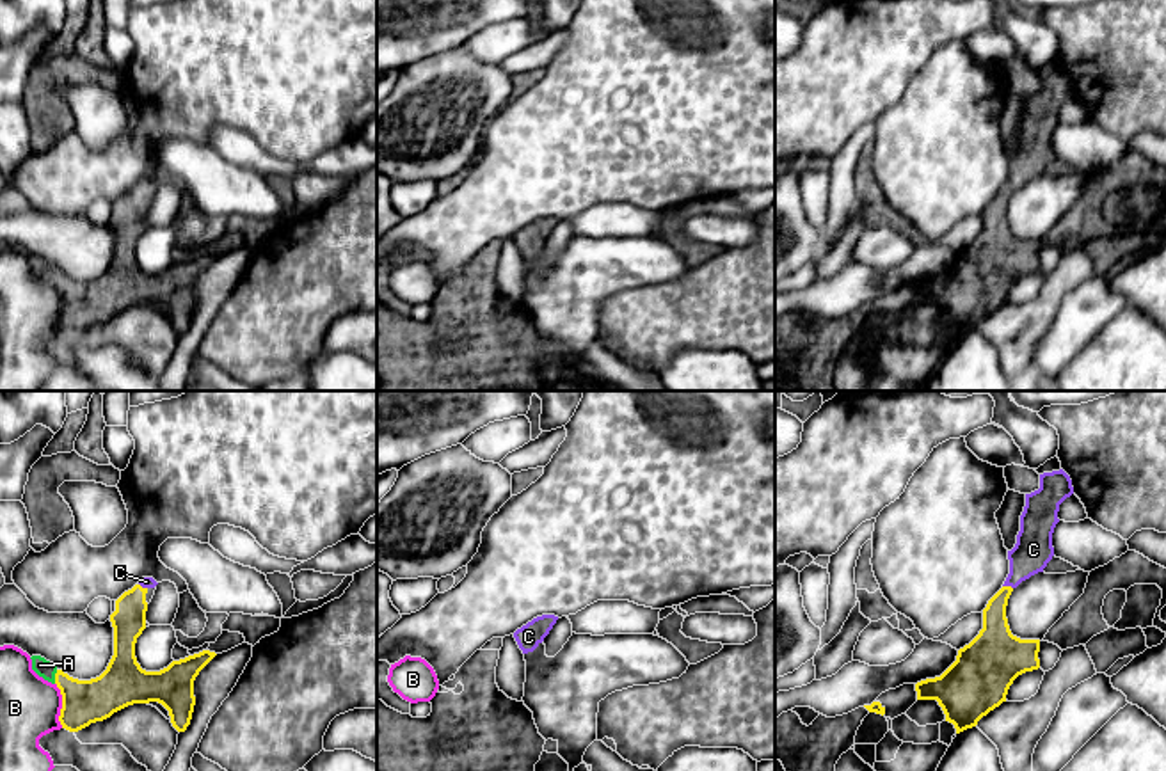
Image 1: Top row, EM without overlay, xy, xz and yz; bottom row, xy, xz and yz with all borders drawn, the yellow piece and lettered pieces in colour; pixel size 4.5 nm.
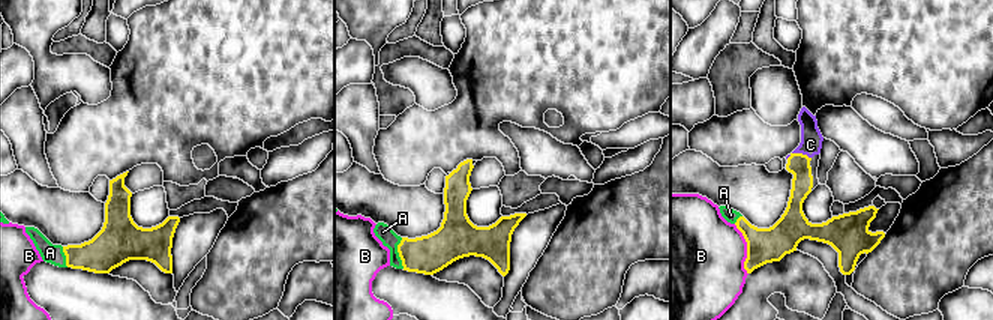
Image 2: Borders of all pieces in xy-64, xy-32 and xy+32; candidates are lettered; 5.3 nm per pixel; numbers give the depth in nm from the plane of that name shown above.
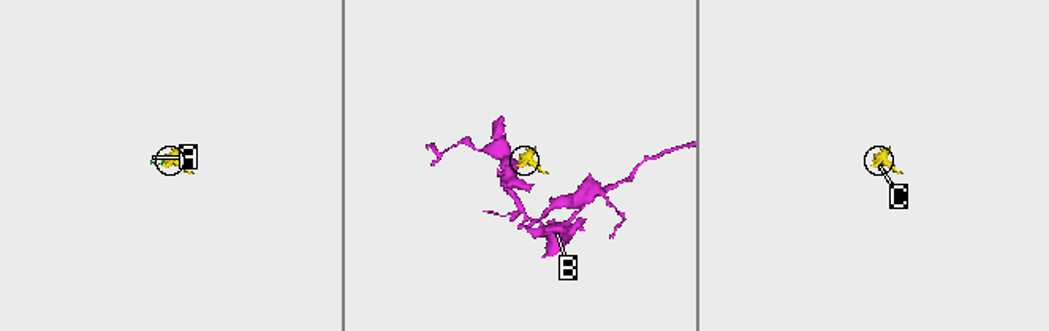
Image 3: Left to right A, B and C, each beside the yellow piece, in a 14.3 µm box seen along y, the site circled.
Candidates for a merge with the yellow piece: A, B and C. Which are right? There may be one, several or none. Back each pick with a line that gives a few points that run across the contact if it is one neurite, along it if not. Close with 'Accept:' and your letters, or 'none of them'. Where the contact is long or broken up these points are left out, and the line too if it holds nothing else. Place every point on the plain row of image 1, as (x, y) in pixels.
C: Line: yz (994, 242), (996, 208), (1008, 189), (1033, 151)
Accept: A, C

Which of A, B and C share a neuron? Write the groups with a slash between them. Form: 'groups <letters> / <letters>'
groups A C / B

